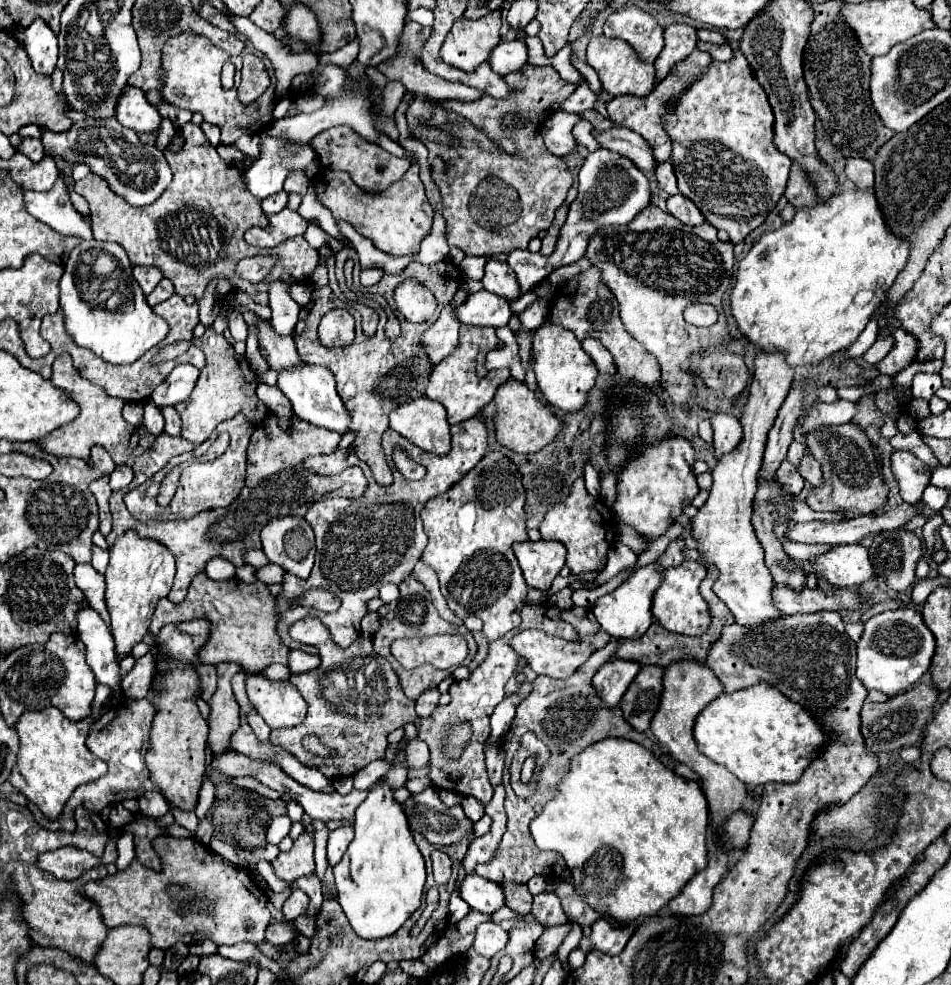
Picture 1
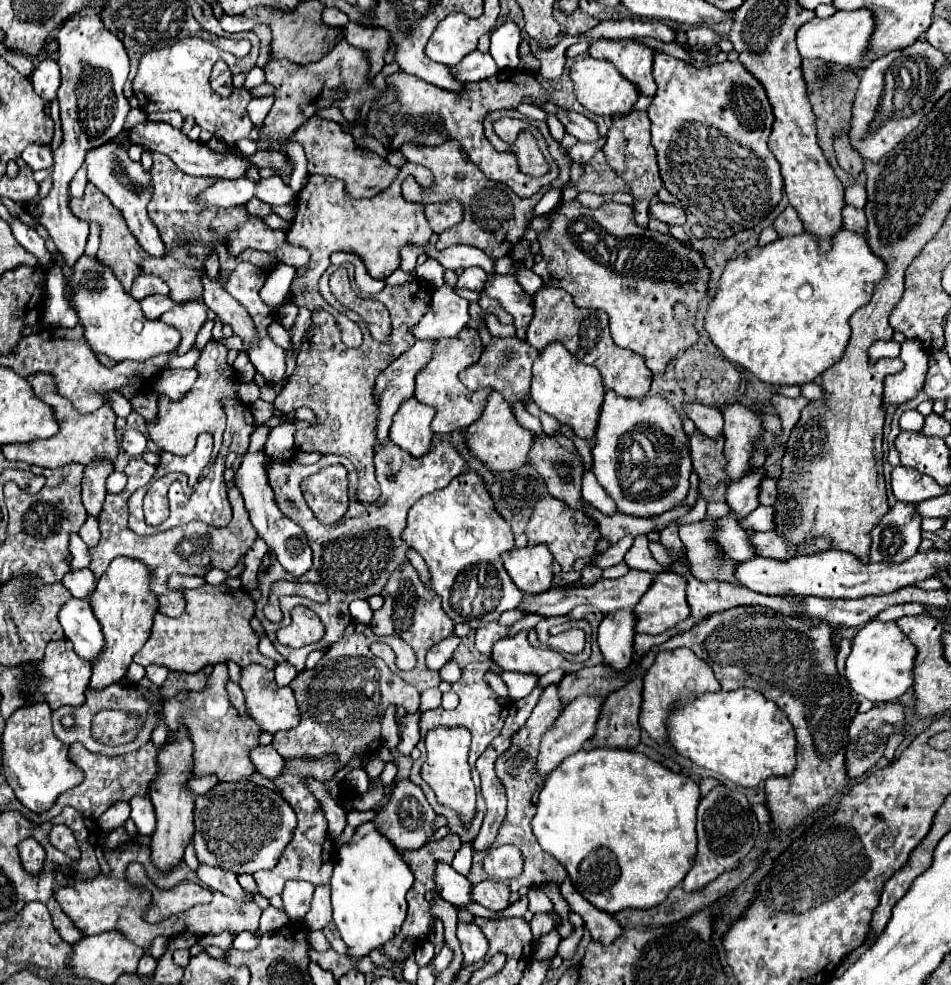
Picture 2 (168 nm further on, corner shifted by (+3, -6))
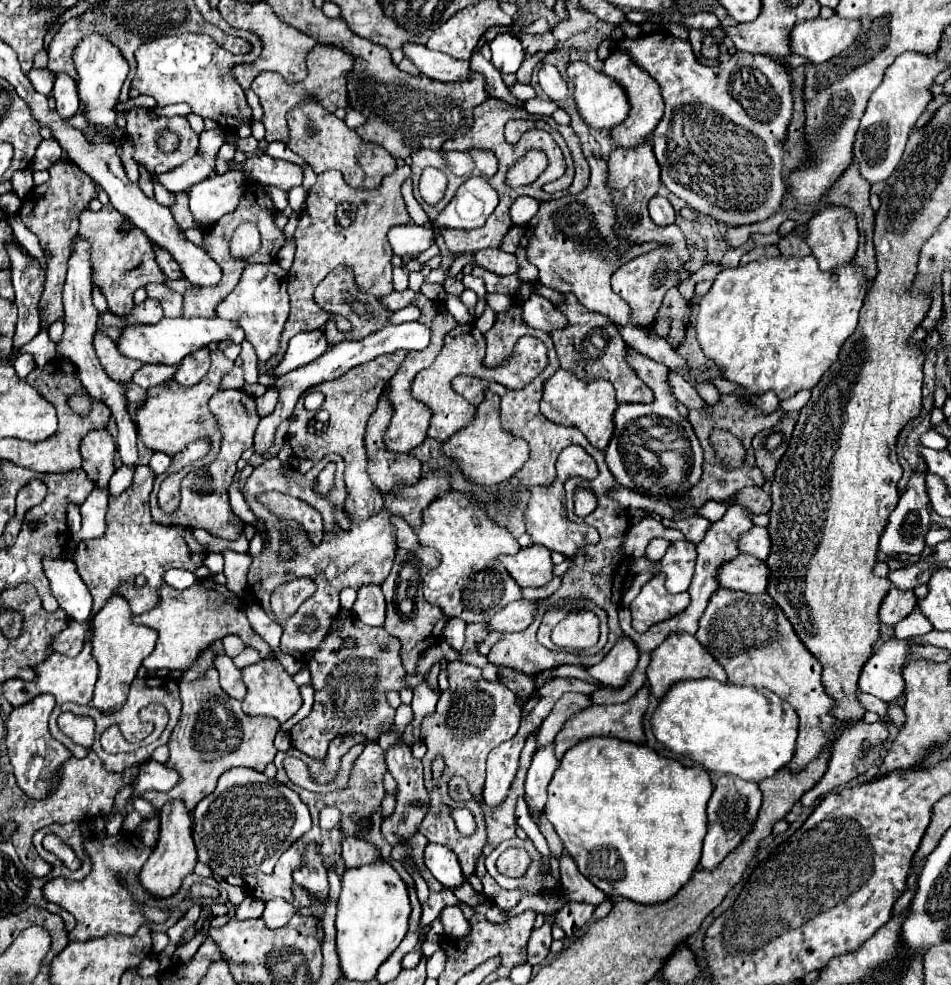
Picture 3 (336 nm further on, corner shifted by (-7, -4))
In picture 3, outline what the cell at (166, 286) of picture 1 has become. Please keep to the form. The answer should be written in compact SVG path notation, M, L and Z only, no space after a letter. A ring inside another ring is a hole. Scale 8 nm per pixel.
M146 299L140 305L134 305L130 313L124 313L124 327L130 325L154 325L162 319L162 307L154 299Z

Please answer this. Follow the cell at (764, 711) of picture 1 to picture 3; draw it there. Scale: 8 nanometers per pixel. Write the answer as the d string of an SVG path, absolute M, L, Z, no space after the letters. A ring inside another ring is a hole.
M686 679L672 685L650 723L654 737L670 751L694 759L708 771L730 773L754 783L790 763L798 735L798 715L778 695L716 679Z

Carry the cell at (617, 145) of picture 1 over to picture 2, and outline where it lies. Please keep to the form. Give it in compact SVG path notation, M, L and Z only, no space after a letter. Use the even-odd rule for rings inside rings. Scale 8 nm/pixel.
M576 111L560 113L558 119L564 123L566 131L568 131L570 135L574 135L574 137L576 137L578 141L582 141L582 143L596 143L596 141L600 139L598 125L596 125L592 119L584 117L584 115L576 113Z

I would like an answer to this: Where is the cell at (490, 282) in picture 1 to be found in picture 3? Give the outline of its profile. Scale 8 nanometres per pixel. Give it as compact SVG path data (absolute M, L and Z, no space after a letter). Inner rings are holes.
M532 295L528 301L524 301L522 311L524 311L526 325L530 325L532 329L550 333L566 327L566 317L548 299L540 295Z

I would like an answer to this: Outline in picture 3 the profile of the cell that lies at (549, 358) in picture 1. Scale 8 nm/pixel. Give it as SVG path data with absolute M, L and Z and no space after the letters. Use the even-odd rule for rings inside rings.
M560 369L554 373L554 377L550 377L544 385L544 395L540 401L540 411L546 419L550 419L552 423L564 425L564 427L576 427L580 429L586 439L590 441L592 447L604 451L614 435L614 409L618 407L616 397L614 397L614 387L610 385L610 381L598 379L592 381L590 385L582 379L578 379L576 375Z

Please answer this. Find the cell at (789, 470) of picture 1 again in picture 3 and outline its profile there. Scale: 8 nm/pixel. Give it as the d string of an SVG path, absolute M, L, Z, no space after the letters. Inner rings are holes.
M750 487L750 489L742 489L742 493L738 493L738 497L730 497L728 505L730 503L742 505L750 513L768 513L772 501L770 501L770 495L762 487Z

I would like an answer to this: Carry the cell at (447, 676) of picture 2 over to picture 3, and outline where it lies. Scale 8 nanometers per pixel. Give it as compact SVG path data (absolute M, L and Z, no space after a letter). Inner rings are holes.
M450 619L446 623L446 631L444 631L446 635L444 635L444 639L446 639L446 643L450 643L450 647L454 651L460 651L462 649L464 631L466 631L466 623L462 619Z

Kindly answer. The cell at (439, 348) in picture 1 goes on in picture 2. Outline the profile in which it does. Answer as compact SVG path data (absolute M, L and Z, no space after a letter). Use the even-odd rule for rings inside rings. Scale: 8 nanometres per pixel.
M416 341L404 355L400 355L392 365L382 371L382 375L376 379L376 399L380 405L378 415L378 443L384 443L388 439L388 429L392 423L392 417L400 409L400 405L406 399L414 397L414 379L424 369L424 363L432 359L432 347L436 343Z

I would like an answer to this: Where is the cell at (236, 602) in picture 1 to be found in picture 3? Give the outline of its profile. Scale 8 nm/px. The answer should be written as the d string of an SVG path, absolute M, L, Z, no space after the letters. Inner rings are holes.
M198 579L192 587L184 591L176 591L166 583L162 583L158 587L158 595L160 595L160 601L154 609L134 617L134 623L146 625L158 633L154 651L144 659L144 667L148 671L188 669L210 643L226 635L238 635L248 647L254 647L256 651L260 651L264 659L272 655L272 649L268 647L268 643L252 631L246 619L242 601L234 593L230 593L224 585L216 585L212 579Z

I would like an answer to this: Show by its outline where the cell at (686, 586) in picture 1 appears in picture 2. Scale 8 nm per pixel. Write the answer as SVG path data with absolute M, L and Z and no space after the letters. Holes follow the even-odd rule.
M674 571L658 573L656 579L652 581L650 589L642 595L638 605L634 607L634 613L638 617L636 633L660 635L660 633L668 631L668 629L676 627L676 623L680 623L680 621L684 621L688 617L688 601L686 601L686 583L684 583L684 577L674 573Z

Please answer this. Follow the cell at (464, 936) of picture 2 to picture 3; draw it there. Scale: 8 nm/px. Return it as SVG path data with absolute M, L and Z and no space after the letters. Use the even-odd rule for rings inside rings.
M444 907L438 917L440 917L448 937L456 939L456 937L464 937L470 933L470 923L468 923L468 919L464 919L464 915L458 907Z

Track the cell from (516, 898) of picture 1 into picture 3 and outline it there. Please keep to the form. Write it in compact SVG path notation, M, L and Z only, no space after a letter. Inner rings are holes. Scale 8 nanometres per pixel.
M462 883L462 885L458 885L458 889L450 889L460 901L464 901L464 903L468 903L470 907L476 907L476 905L480 905L482 901L478 899L478 895L474 893L474 889L472 889L472 885L470 883Z

